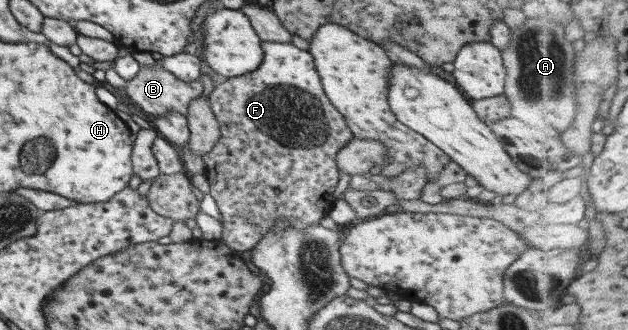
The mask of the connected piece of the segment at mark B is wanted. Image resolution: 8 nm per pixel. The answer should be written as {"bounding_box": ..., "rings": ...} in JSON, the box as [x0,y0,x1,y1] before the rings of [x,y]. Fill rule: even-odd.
{"bounding_box":[124,65,202,117],"rings":[[[140,65],[134,79],[127,81],[124,91],[142,111],[154,117],[162,115],[167,111],[177,111],[185,115],[190,100],[201,94],[202,85],[199,80],[180,81],[169,71],[157,67],[157,65]]]}

